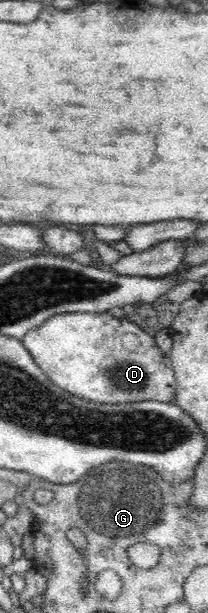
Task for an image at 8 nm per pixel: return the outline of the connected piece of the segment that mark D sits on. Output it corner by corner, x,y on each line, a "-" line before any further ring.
109,312
54,315
28,331
22,345
60,389
80,399
103,404
175,399
177,383
171,358
136,323
116,319

